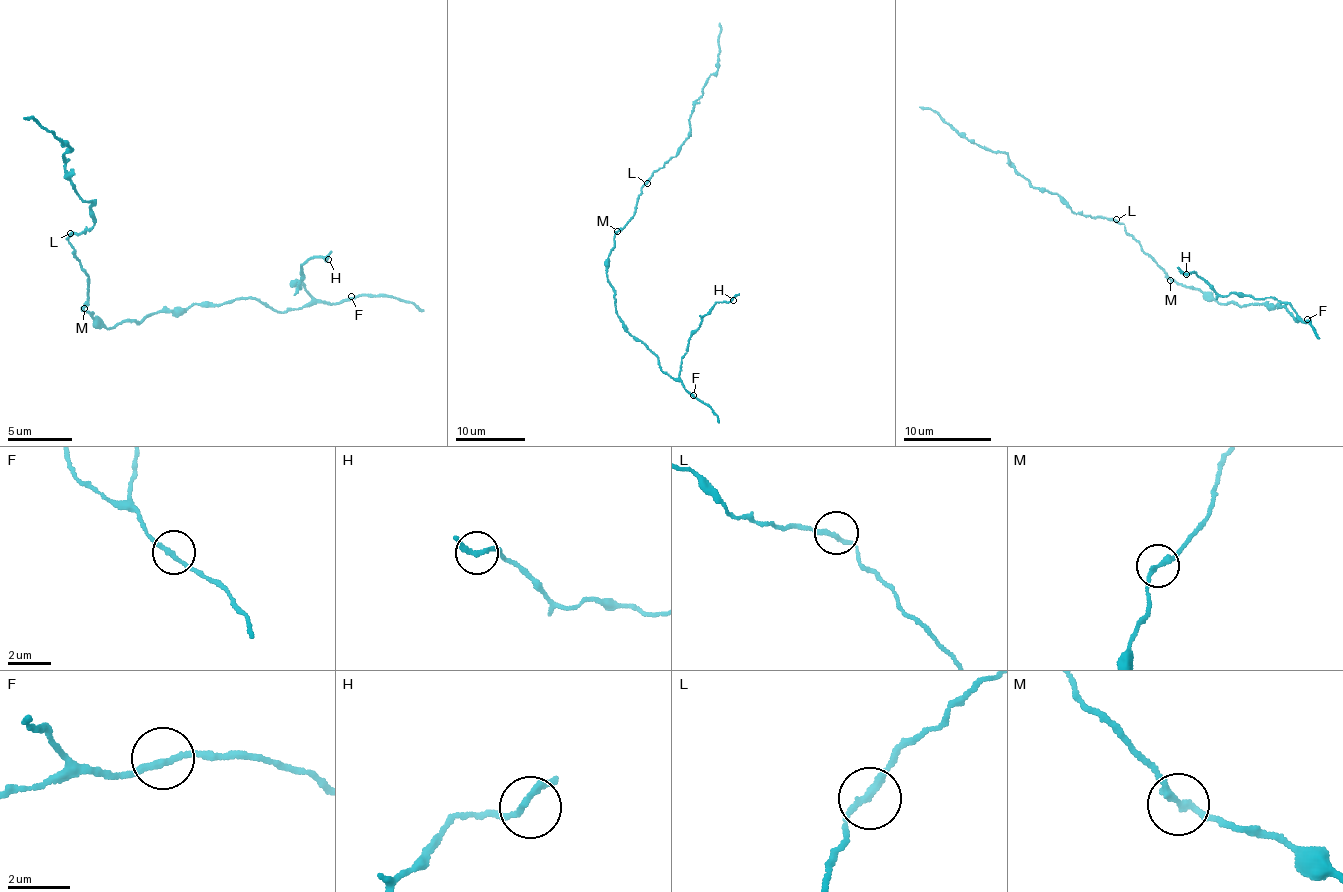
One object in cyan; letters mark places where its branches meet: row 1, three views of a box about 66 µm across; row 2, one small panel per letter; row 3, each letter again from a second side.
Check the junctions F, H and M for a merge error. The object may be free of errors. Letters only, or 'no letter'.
no letter

